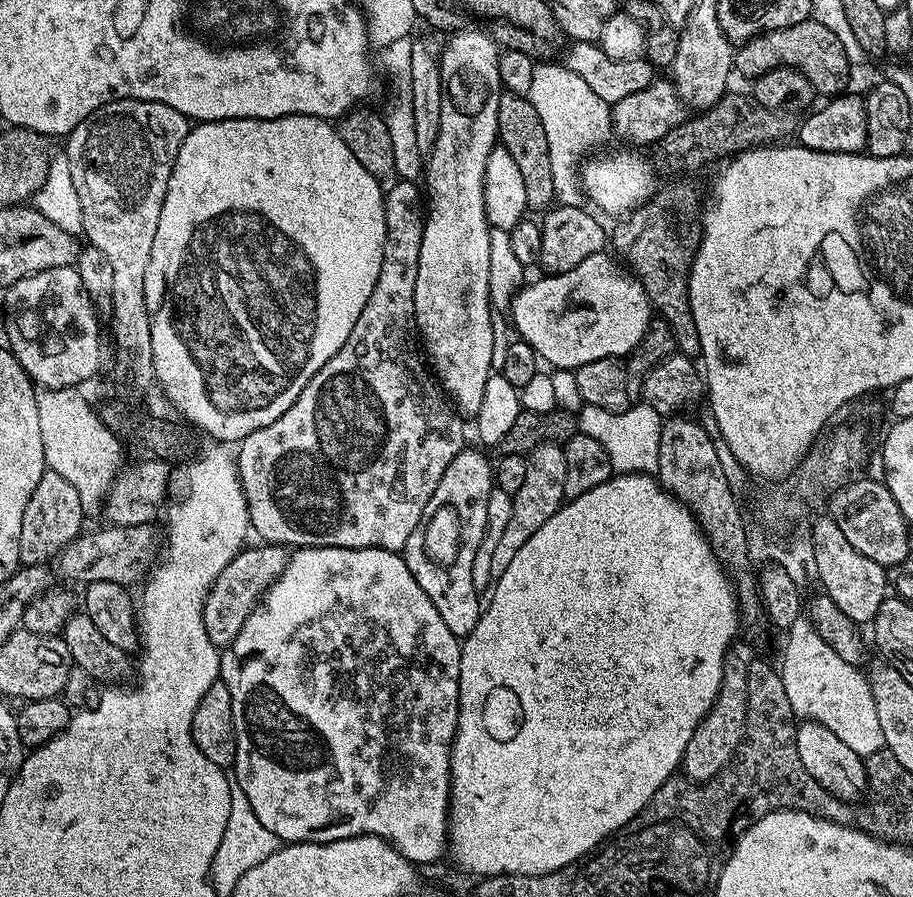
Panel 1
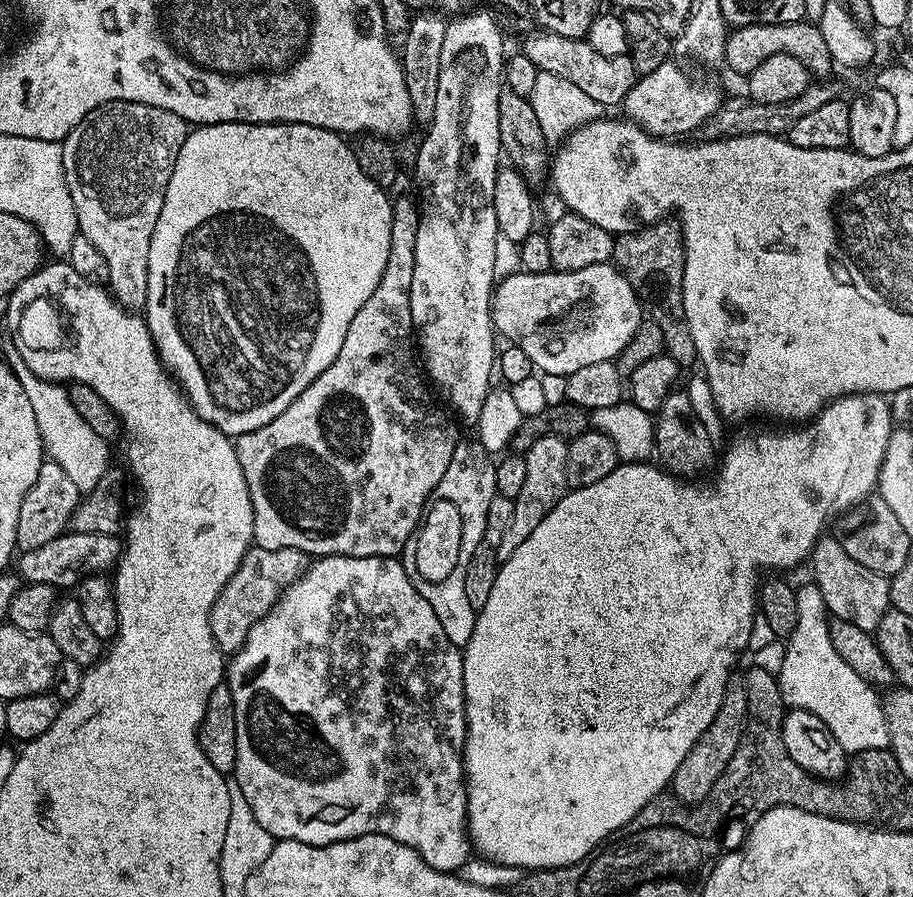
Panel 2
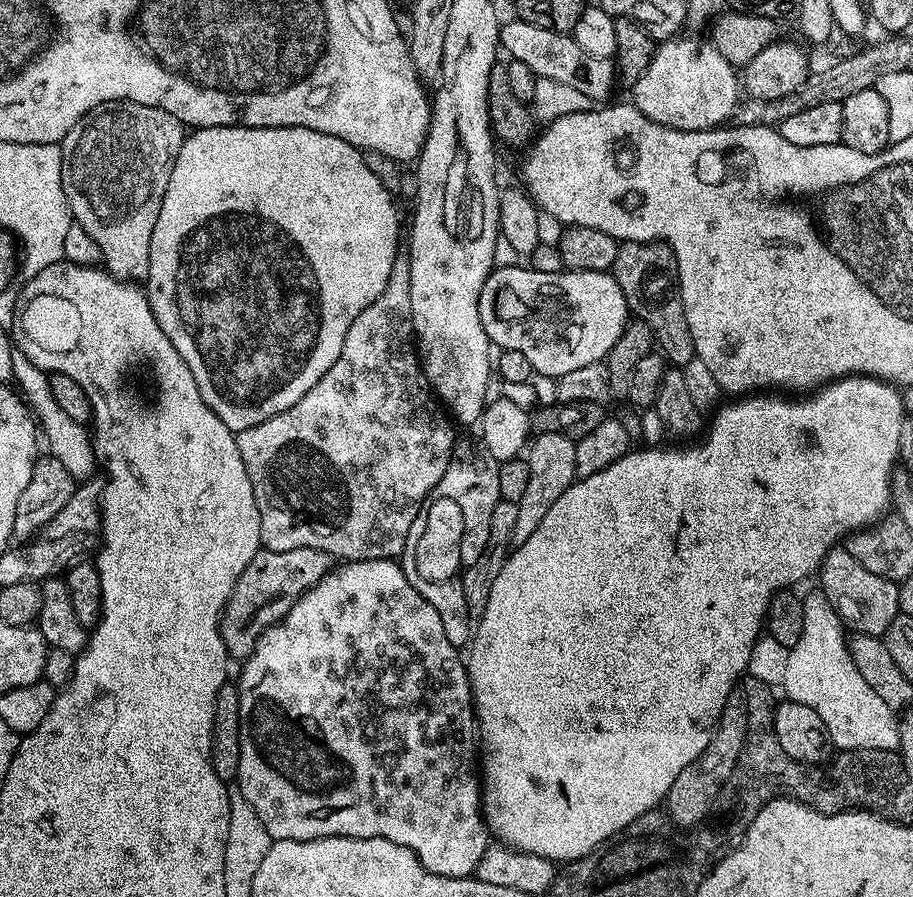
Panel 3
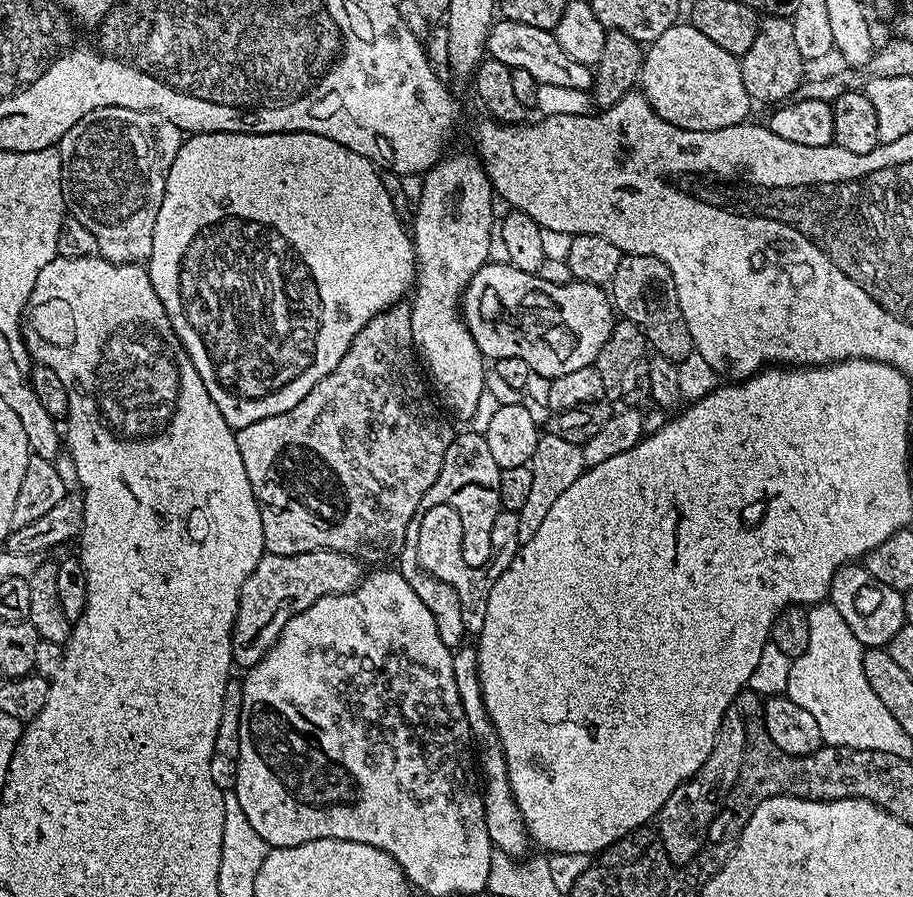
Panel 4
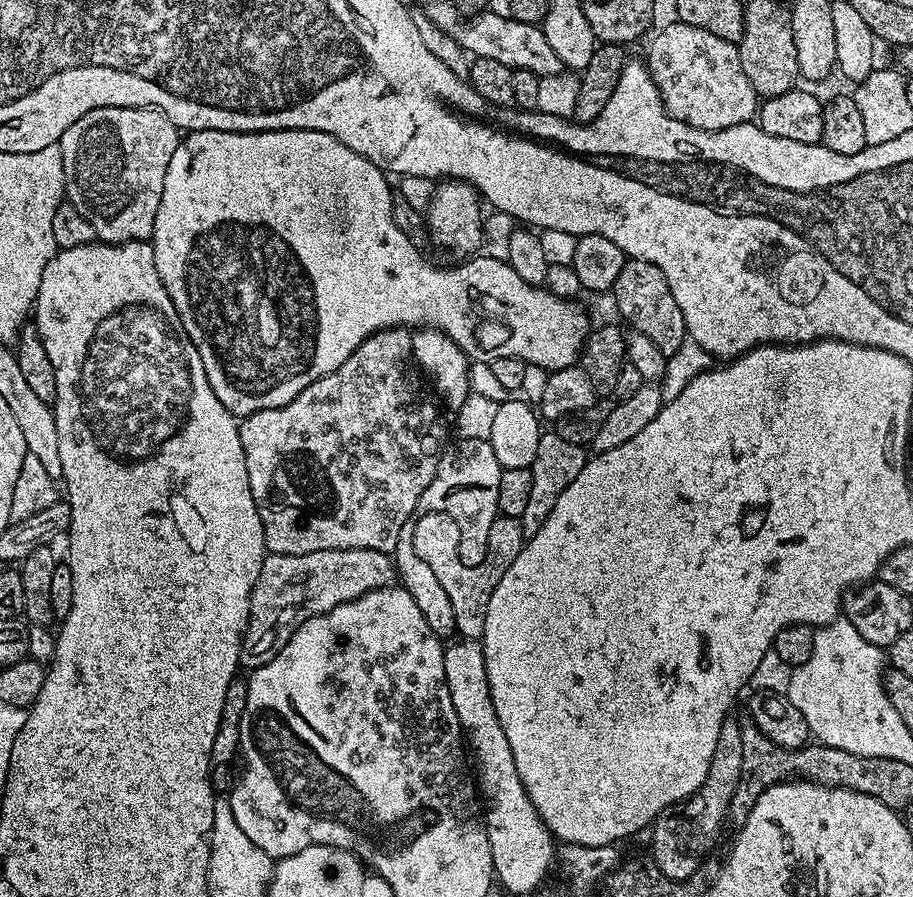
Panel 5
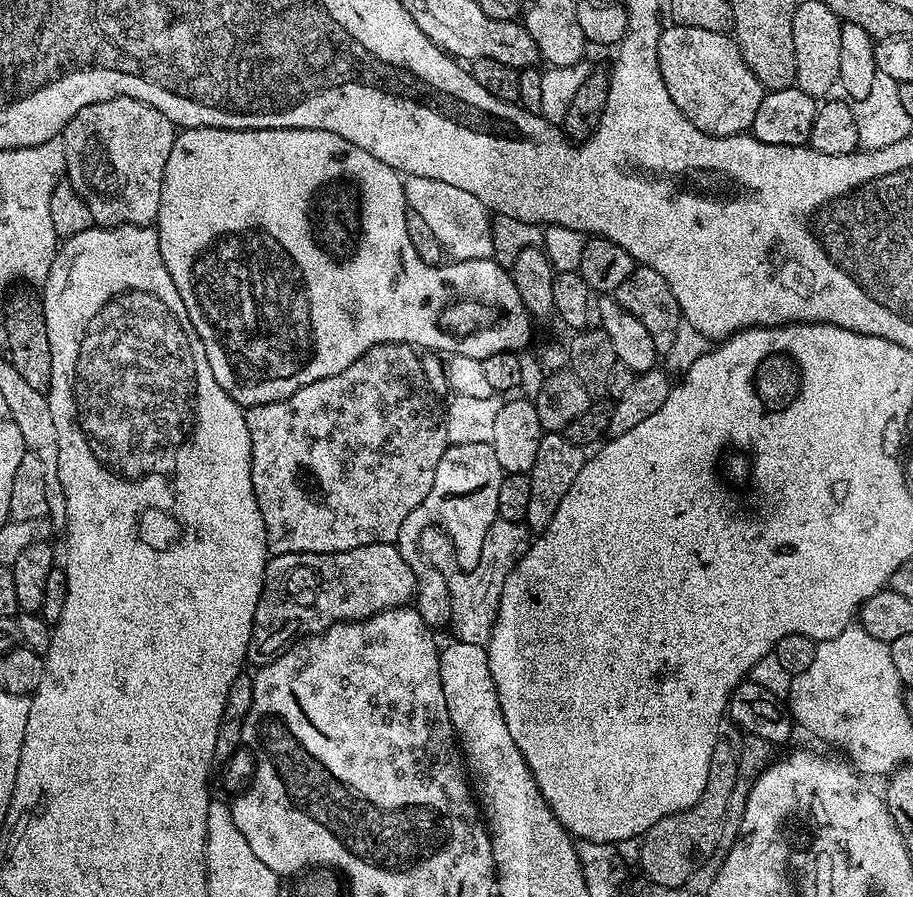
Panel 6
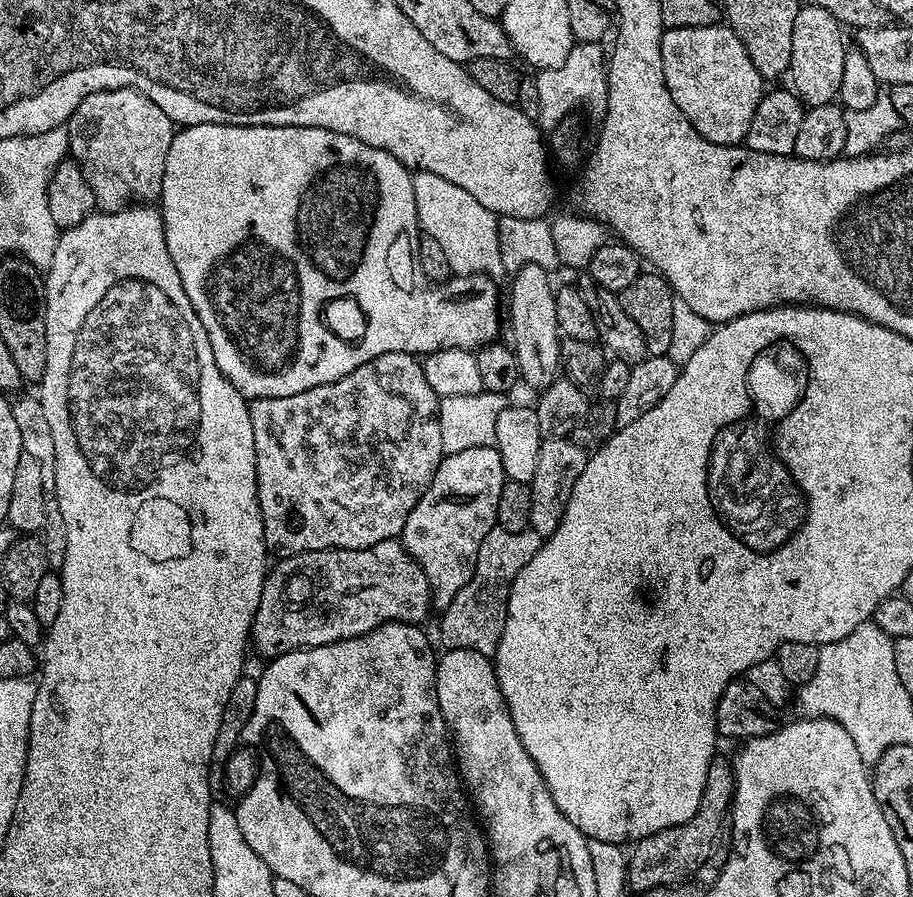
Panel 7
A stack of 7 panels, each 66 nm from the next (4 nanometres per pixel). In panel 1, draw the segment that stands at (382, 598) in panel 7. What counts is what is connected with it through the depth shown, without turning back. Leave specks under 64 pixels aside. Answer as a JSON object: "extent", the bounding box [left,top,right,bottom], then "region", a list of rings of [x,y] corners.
{"extent":[204,542,290,649],"region":[[[267,542],[257,543],[257,548],[245,547],[218,574],[218,578],[212,583],[212,589],[208,591],[208,597],[204,600],[204,625],[210,634],[210,642],[218,649],[225,649],[238,638],[238,630],[246,626],[246,618],[256,609],[265,592],[286,570],[290,555],[287,547]]]}

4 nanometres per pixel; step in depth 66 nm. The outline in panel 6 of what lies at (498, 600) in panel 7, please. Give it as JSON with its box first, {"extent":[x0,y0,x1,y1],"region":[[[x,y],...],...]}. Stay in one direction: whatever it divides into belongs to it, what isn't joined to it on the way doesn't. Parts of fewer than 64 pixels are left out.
{"extent":[448,518,530,645],"region":[[[497,518],[489,526],[486,538],[482,542],[482,550],[478,553],[477,560],[480,561],[467,569],[468,580],[464,580],[464,584],[456,584],[456,592],[448,592],[452,599],[450,632],[453,632],[451,635],[455,639],[487,645],[498,614],[502,586],[516,563],[524,557],[524,551],[527,550],[529,543],[530,529],[527,523],[506,522]]]}

